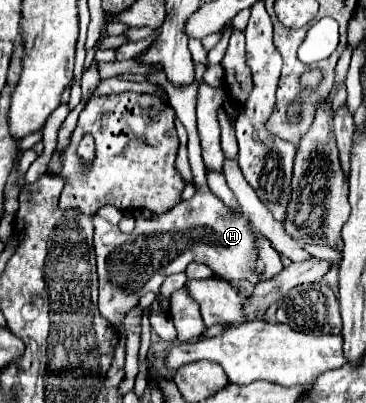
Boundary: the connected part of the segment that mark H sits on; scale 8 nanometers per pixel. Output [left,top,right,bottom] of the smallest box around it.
[93,72,263,326]

